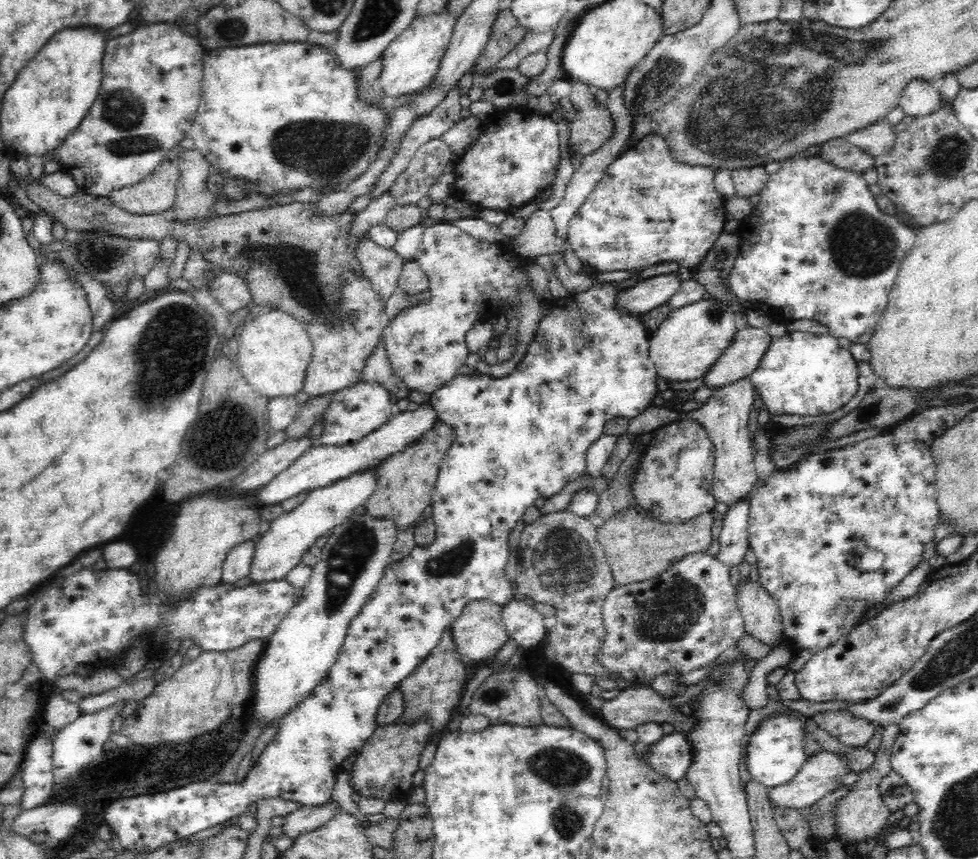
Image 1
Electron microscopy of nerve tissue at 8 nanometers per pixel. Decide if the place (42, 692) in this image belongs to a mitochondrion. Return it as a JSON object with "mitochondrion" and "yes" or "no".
{"mitochondrion":"no"}

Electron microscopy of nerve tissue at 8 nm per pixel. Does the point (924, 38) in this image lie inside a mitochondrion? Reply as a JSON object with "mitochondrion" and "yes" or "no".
{"mitochondrion":"no"}

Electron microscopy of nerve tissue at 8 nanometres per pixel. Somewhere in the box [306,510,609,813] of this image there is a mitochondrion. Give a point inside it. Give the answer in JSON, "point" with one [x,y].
{"point":[565,562]}

